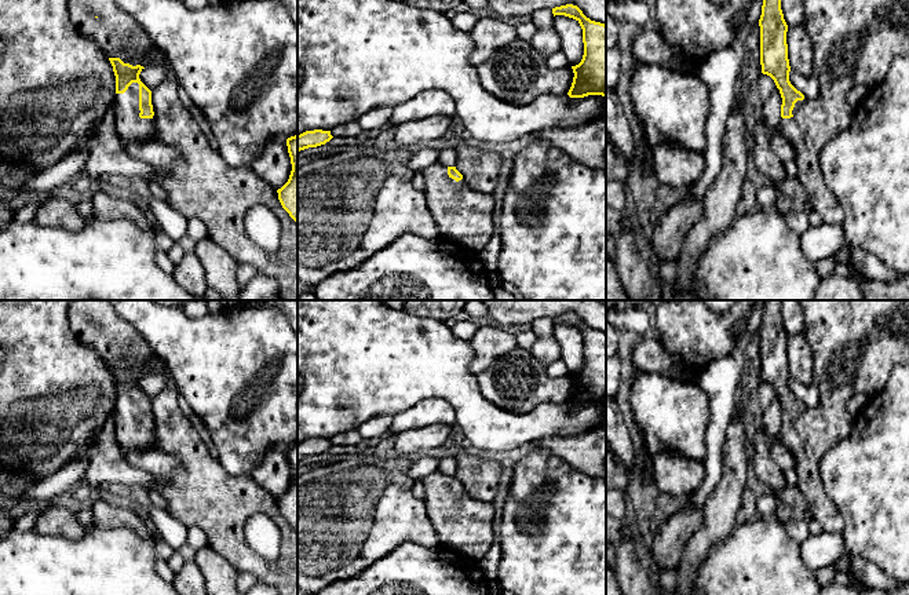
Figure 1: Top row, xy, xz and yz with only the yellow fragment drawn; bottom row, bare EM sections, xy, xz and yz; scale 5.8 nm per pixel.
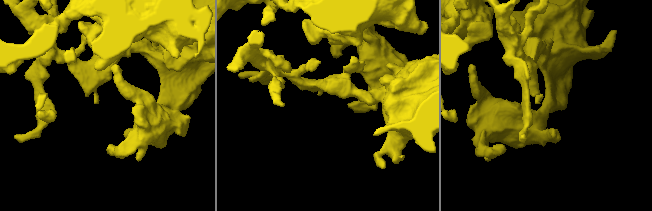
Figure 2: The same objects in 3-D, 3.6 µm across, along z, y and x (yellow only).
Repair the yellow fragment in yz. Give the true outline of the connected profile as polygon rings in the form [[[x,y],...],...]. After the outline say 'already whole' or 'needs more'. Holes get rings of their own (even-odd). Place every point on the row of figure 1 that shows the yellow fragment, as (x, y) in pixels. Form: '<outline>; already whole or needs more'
[[[763,0],[760,26],[760,65],[762,73],[770,76],[780,90],[781,131],[795,149],[795,163],[797,165],[797,179],[803,185],[811,211],[822,218],[822,223],[843,227],[844,212],[829,190],[819,168],[821,150],[837,135],[847,131],[854,118],[854,107],[847,102],[847,94],[857,85],[872,90],[883,83],[892,61],[899,55],[909,55],[909,0],[803,0],[804,28],[807,29],[814,48],[813,76],[819,83],[819,94],[815,98],[806,98],[789,81],[789,59],[786,32],[788,25],[781,10],[781,0]]]; needs more

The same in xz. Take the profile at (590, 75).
[[[566,4],[552,8],[552,14],[565,15],[576,19],[583,29],[584,55],[578,65],[572,66],[574,77],[572,87],[567,92],[570,98],[584,98],[588,95],[606,96],[606,25],[591,21],[583,11],[573,4]]]; already whole

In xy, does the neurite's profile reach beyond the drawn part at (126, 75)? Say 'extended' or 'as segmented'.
extended

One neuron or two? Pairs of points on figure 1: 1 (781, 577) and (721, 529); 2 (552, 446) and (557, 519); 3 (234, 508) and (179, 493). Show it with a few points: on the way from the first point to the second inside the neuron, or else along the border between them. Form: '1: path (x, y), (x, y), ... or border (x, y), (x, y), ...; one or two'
1: border (737, 522), (709, 550), (705, 558); two
2: border (537, 445), (548, 449), (580, 471); two
3: path (221, 503), (203, 495), (193, 495); one

